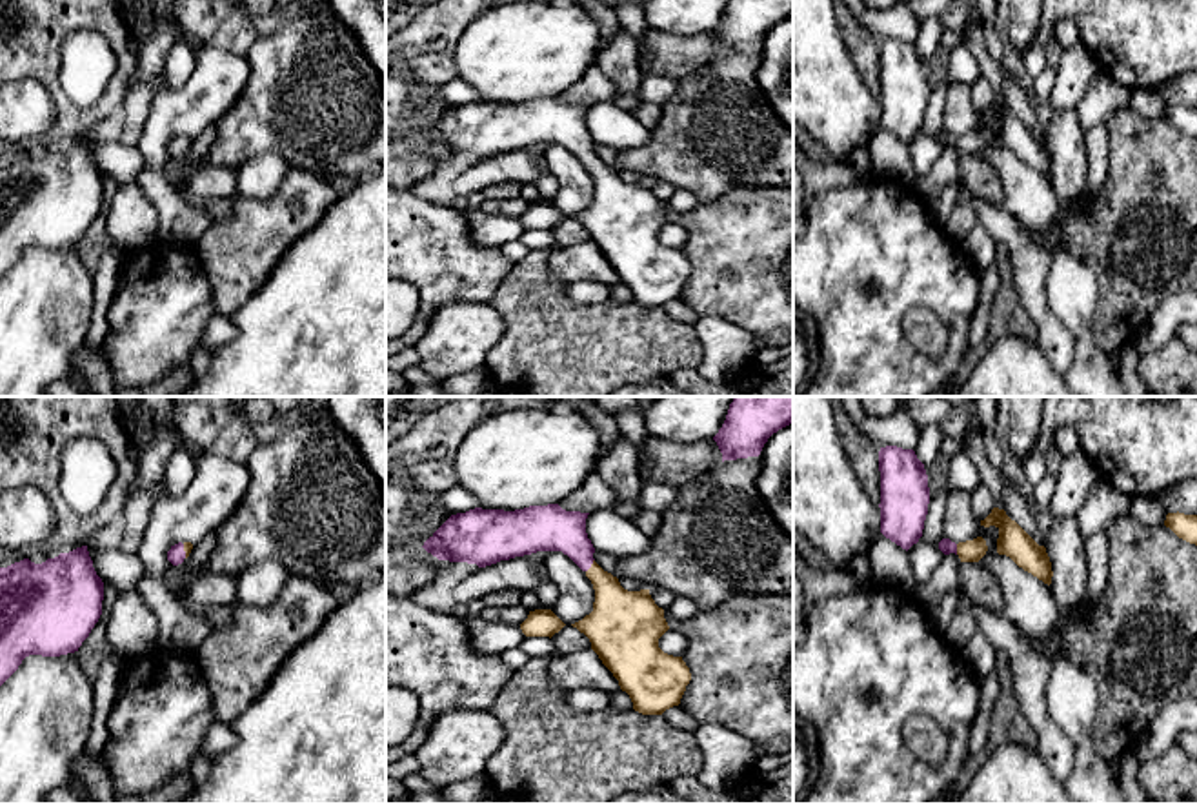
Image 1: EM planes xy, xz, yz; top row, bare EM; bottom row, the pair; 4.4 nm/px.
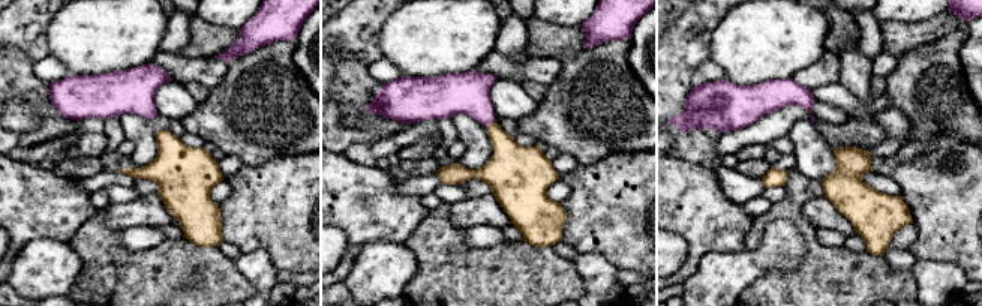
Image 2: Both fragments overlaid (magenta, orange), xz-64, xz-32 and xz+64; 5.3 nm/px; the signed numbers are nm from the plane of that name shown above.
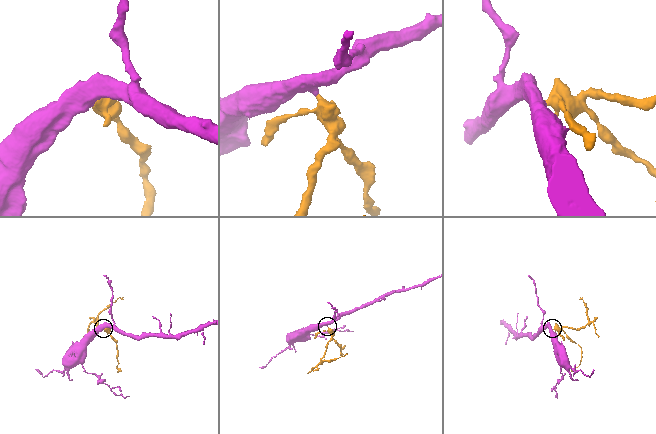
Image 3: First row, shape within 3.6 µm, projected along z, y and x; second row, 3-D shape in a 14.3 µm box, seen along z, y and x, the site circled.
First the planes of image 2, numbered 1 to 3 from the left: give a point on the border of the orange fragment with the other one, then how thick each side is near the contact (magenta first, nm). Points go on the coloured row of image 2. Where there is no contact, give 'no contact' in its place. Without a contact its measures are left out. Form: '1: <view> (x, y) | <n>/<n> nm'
1: no contact
2: xz-32 (489, 123) | 220/220 nm
3: no contact

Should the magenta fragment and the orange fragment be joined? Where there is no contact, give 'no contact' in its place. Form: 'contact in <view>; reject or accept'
contact in xz; accept

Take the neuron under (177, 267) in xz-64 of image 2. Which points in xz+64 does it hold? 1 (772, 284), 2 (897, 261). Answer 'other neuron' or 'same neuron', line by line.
1: same neuron
2: other neuron

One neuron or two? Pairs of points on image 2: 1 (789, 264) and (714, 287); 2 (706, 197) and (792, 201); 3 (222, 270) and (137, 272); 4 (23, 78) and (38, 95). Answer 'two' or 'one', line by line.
1: one
2: two
3: one
4: one

